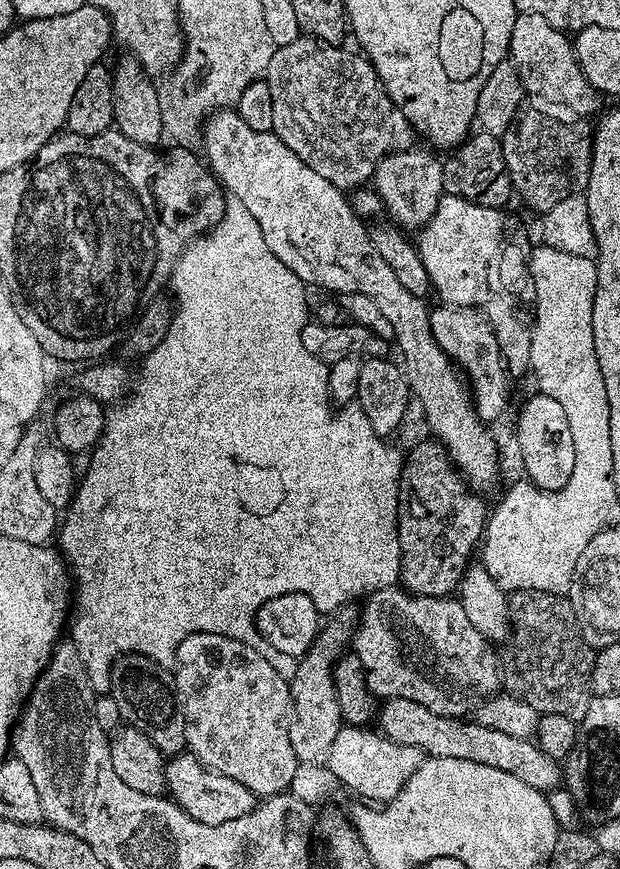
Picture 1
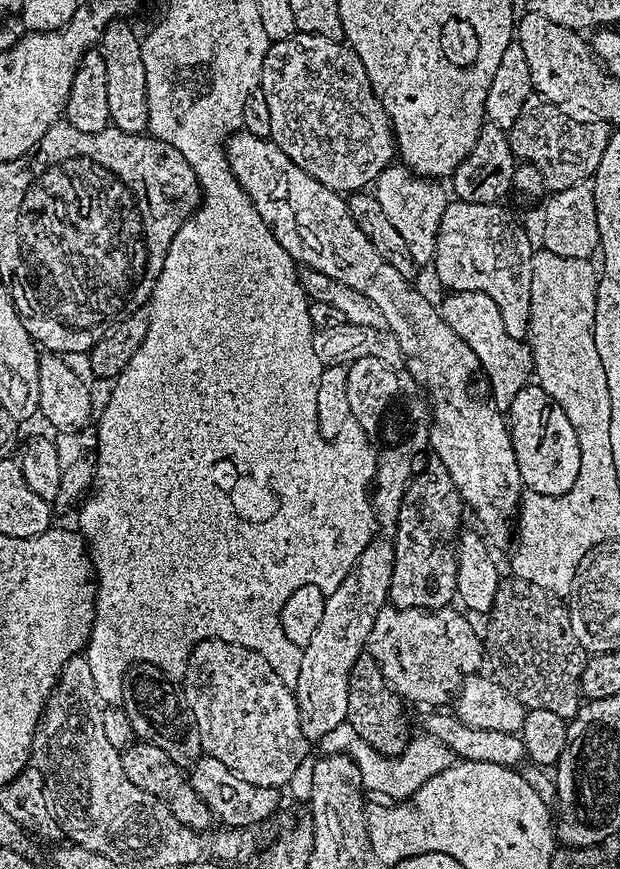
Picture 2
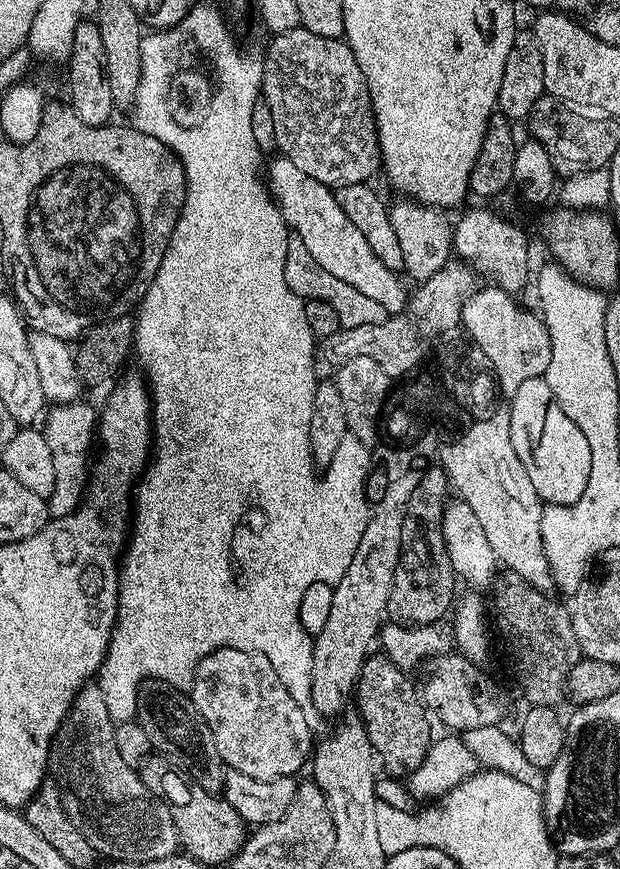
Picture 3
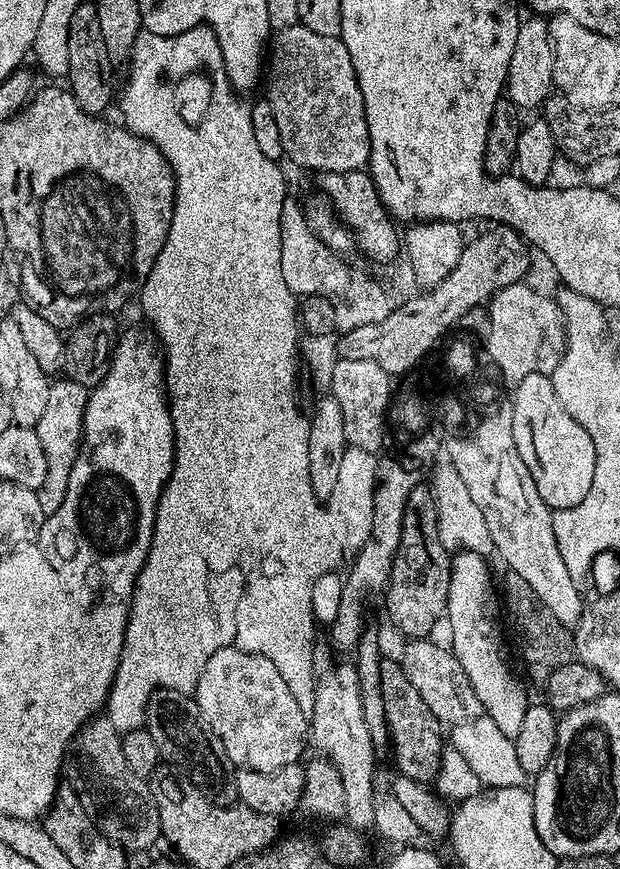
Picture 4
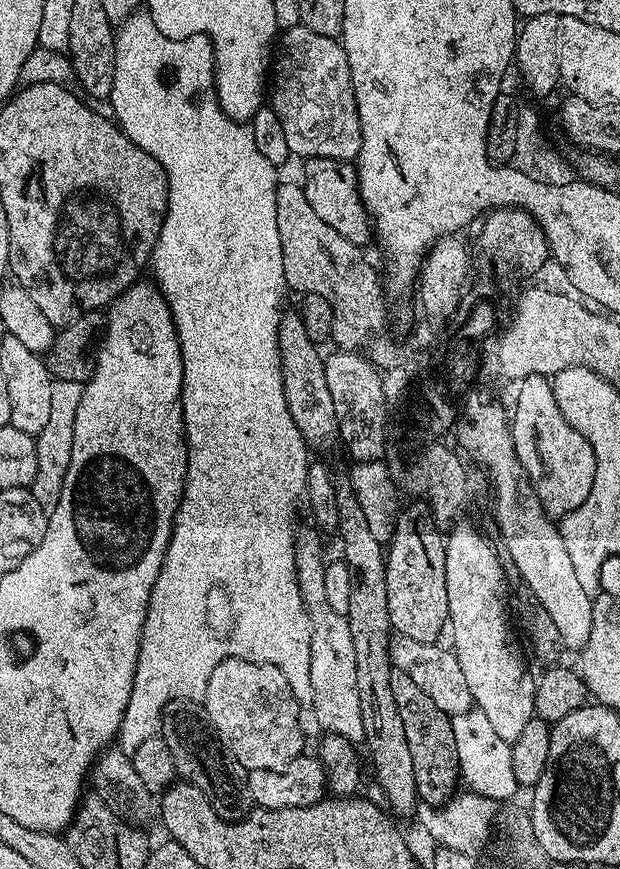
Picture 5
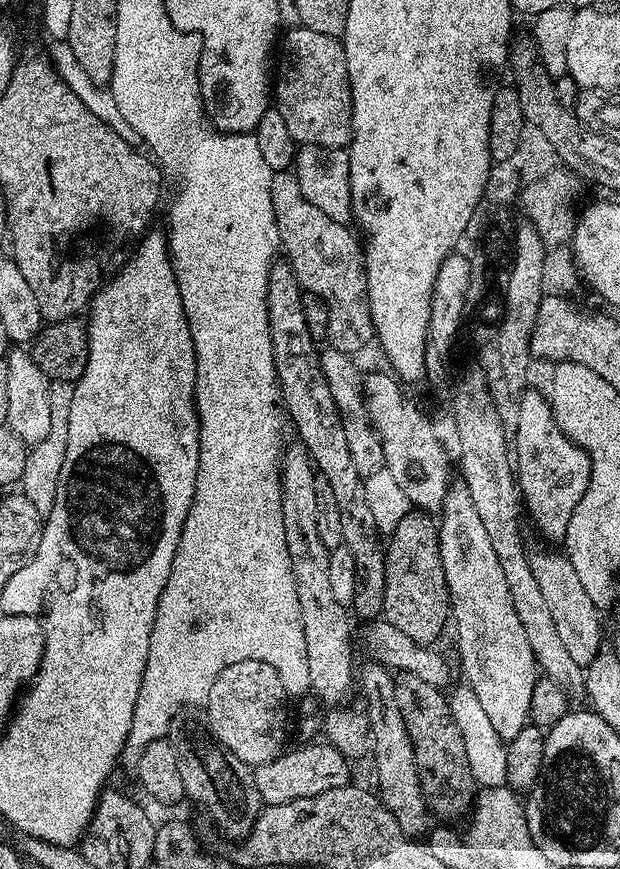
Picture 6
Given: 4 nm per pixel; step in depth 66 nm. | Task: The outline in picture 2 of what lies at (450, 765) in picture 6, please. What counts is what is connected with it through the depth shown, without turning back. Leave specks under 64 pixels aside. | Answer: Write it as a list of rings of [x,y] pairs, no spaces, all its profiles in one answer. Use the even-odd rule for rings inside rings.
[[[363,654],[354,663],[349,676],[349,712],[347,721],[362,739],[384,755],[398,756],[410,741],[405,701],[388,686],[378,662],[370,654]]]

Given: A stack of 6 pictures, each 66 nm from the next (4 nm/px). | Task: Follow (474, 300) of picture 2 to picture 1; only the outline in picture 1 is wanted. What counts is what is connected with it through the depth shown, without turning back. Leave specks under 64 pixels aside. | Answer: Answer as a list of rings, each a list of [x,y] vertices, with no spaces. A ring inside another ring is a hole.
[[[445,304],[439,305],[439,307],[429,313],[431,332],[440,348],[465,373],[474,372],[478,368],[484,376],[485,380],[478,380],[474,386],[472,385],[472,397],[473,403],[476,405],[476,415],[483,423],[492,424],[505,412],[508,406],[510,379],[512,379],[507,365],[502,363],[496,331],[480,309]]]

